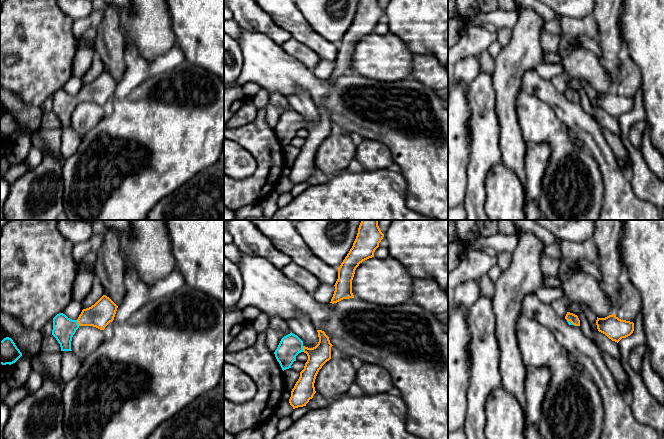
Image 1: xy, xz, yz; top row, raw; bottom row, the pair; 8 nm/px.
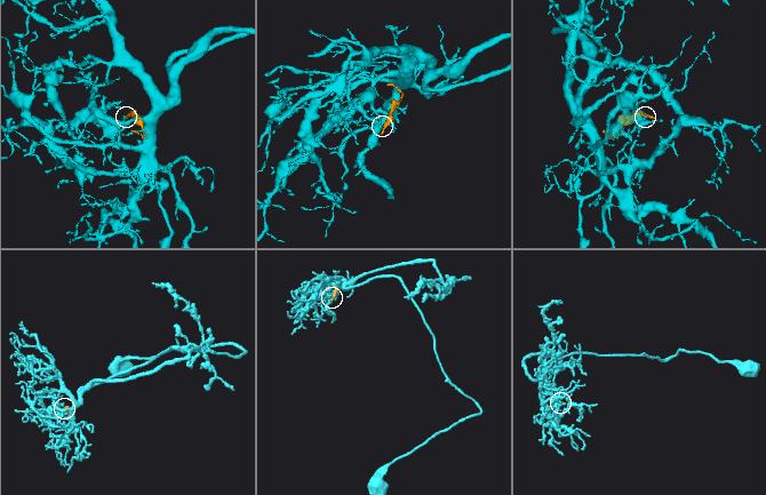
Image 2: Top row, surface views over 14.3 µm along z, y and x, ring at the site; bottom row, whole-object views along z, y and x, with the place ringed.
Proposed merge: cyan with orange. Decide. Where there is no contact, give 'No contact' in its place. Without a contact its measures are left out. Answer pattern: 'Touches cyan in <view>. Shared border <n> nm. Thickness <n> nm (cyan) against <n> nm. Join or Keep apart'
Touches cyan in xy. Shared border 50 nm. Thickness 180 nm (cyan) against 200 nm. Join

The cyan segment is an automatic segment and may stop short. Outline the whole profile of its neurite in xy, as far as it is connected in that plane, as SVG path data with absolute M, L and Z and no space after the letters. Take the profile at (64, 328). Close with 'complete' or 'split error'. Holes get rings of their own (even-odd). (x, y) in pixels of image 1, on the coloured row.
M103 295L94 305L83 309L77 320L59 313L53 318L52 335L60 344L61 351L72 351L71 341L80 326L93 326L100 330L114 320L118 306L106 295Z; split error

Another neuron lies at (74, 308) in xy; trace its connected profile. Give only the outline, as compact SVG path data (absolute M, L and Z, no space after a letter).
M71 300L62 313L72 320L77 320L82 310L81 302Z

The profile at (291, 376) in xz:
M289 368L283 371L283 376L284 389L291 392L300 377L300 372Z

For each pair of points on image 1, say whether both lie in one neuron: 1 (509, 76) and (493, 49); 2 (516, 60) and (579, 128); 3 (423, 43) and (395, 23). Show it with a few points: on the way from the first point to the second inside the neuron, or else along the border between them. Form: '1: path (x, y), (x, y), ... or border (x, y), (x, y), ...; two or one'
1: border (503, 47), (495, 57); two
2: border (534, 68), (524, 73), (521, 90); two
3: path (416, 36), (402, 23); one

